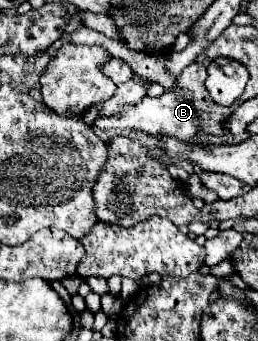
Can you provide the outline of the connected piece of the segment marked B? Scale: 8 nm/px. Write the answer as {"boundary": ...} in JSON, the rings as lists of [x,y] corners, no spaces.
{"boundary":[[[196,60],[194,64],[190,64],[178,78],[176,78],[176,86],[166,90],[162,96],[158,98],[144,98],[140,104],[124,108],[120,114],[114,116],[100,116],[94,126],[106,130],[106,128],[128,128],[128,130],[142,130],[146,134],[168,134],[180,140],[190,142],[196,132],[206,132],[206,134],[222,134],[226,132],[220,130],[220,104],[210,100],[210,94],[204,86],[206,80],[206,60]]]}

